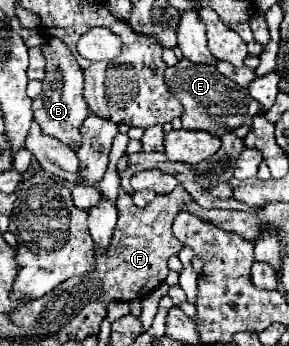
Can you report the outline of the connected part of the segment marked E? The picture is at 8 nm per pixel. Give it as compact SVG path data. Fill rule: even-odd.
M181 62L187 66L173 66L165 70L165 82L169 88L177 90L177 98L183 104L183 128L187 130L205 130L215 136L223 136L227 132L245 138L249 132L251 120L255 114L261 114L261 104L249 96L247 88L241 88L233 80L225 78L215 66L209 64L193 64Z

